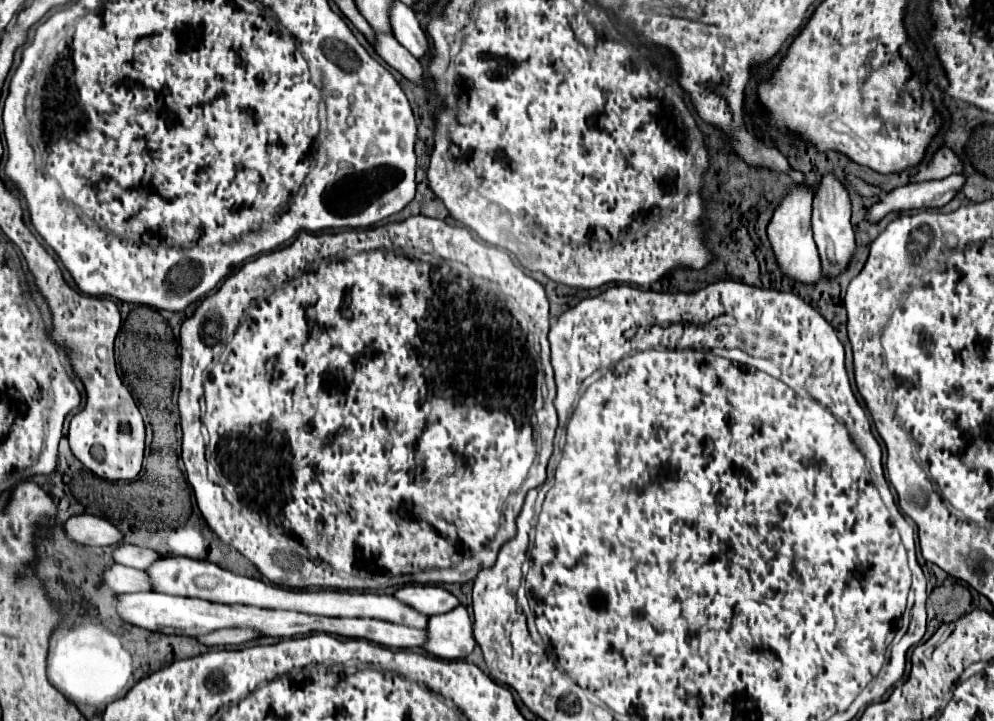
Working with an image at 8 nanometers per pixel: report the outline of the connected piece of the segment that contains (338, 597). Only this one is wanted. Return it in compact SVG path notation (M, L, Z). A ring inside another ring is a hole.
M184 556L158 558L148 570L150 586L154 592L186 596L186 598L202 598L218 604L246 604L268 610L296 610L304 614L320 614L320 616L340 616L340 618L376 618L394 624L404 624L412 628L424 628L428 616L418 614L414 608L398 602L390 594L374 594L374 592L342 592L342 590L294 590L282 588L272 582L238 576L230 570L224 570L206 560L192 560Z

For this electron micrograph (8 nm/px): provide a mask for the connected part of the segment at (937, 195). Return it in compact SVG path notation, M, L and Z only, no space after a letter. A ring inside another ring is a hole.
M954 174L938 182L918 182L900 186L884 194L872 208L866 212L866 220L876 224L890 212L914 210L914 208L940 208L948 204L956 192L962 188L962 176Z

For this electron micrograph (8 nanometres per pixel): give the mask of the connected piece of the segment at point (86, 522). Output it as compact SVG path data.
M92 514L72 516L62 524L62 528L70 542L82 546L114 546L122 538L116 526L112 526L106 518Z

